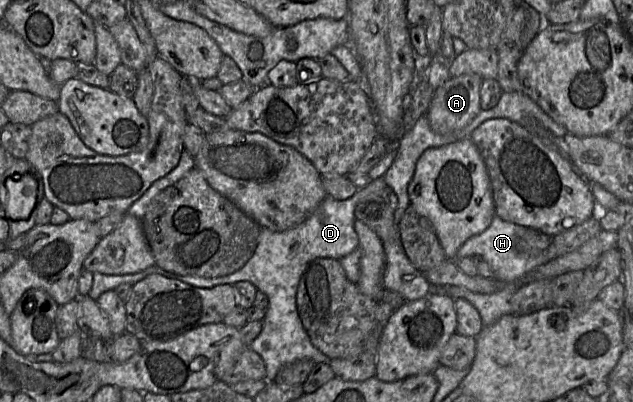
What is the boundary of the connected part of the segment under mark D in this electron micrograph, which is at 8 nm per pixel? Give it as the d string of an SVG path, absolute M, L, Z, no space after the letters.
M383 177L377 178L369 185L359 190L349 199L337 200L327 195L317 209L298 226L275 232L262 228L259 242L253 256L240 270L223 277L202 278L177 275L163 270L156 265L139 273L127 275L105 275L94 273L93 285L89 296L97 300L101 294L113 290L121 284L133 286L150 274L160 275L178 280L198 288L213 288L219 285L234 285L241 281L251 282L256 288L265 293L269 304L263 319L263 328L257 338L251 343L250 349L258 353L264 361L267 382L275 379L279 370L286 364L301 359L311 359L316 364L329 363L330 359L316 349L310 341L297 312L296 292L300 277L307 265L316 258L332 258L340 260L358 248L359 238L354 229L355 208L366 200L383 202L382 194L389 186Z

